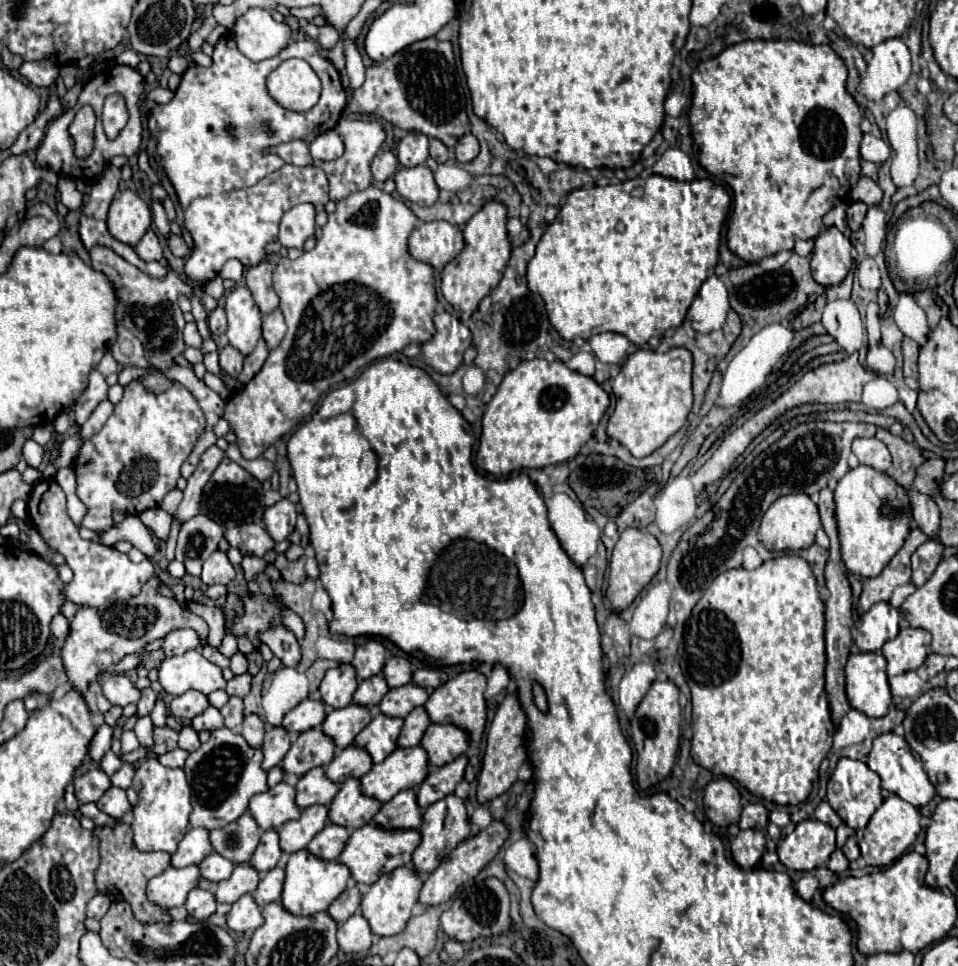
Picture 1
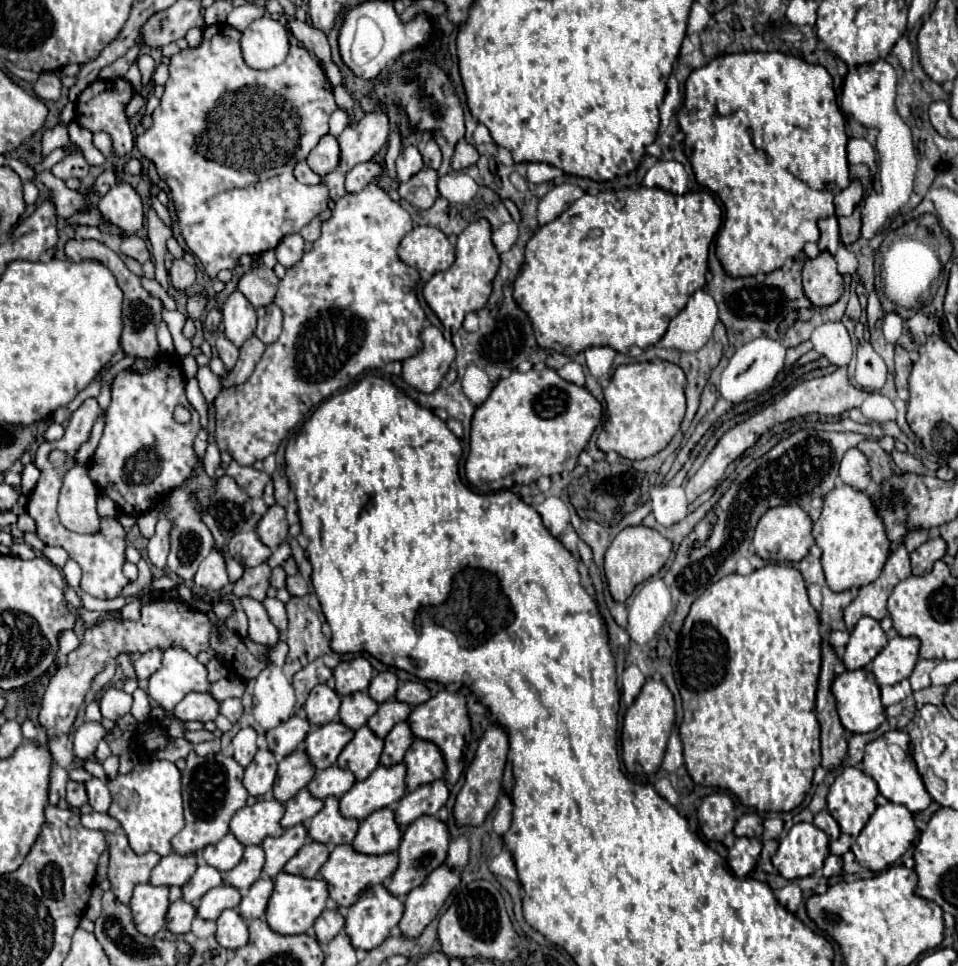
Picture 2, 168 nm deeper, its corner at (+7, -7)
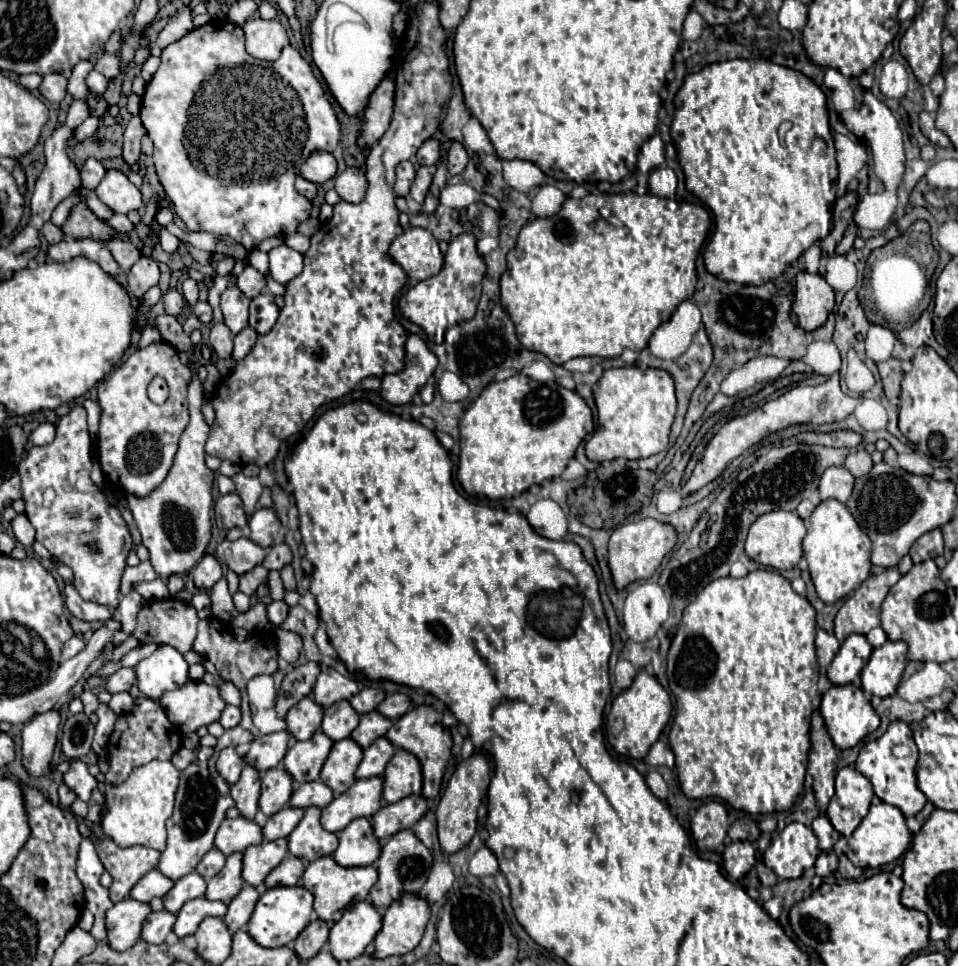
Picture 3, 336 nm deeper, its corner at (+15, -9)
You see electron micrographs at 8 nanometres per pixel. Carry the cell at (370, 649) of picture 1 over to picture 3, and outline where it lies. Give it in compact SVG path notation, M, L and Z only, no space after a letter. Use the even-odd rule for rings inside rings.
M334 668L324 670L314 686L314 702L320 706L332 706L338 700L350 700L358 692L358 684L336 672Z

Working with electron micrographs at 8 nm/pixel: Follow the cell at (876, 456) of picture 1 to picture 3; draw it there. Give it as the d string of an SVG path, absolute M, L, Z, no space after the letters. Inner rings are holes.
M828 468L822 478L820 478L820 500L828 500L828 498L836 498L838 502L846 502L852 494L854 488L854 476L844 468Z

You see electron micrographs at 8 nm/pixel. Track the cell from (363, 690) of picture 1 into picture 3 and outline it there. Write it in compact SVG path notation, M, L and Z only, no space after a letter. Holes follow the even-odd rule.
M340 700L332 706L328 706L324 710L324 718L322 718L322 726L320 730L334 742L344 740L350 736L350 732L358 726L360 716L354 712L354 708L350 706L348 700Z

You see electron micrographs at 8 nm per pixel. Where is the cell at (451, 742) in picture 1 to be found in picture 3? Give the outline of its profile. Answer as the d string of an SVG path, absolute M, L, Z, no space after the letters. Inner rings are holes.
M398 748L392 760L386 764L382 800L394 804L404 796L414 796L422 792L422 768L414 754Z

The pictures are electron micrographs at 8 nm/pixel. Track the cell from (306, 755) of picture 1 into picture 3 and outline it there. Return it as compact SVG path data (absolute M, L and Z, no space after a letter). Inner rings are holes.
M272 768L262 774L262 792L258 800L258 808L264 816L272 816L280 812L284 806L288 806L288 800L292 796L292 778L284 768Z

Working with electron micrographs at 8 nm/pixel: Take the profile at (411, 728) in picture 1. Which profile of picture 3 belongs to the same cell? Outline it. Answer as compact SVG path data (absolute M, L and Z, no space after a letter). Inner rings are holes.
M380 738L372 746L364 750L364 758L356 770L356 778L372 778L372 776L382 776L388 760L394 754L394 746L386 740Z

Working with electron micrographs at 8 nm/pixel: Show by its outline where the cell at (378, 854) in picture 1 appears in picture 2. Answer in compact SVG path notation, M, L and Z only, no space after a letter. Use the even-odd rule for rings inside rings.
M344 844L344 846L336 846L330 852L330 858L320 868L320 874L328 882L330 898L334 898L338 906L352 906L356 902L356 898L360 898L360 894L364 890L368 890L368 886L384 884L394 874L396 866L398 866L398 854L394 854L394 852L372 856L372 854L362 854L362 852L354 850L352 844Z

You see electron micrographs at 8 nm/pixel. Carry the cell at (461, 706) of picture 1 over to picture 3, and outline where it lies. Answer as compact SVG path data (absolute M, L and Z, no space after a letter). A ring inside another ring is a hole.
M418 706L408 714L400 716L400 720L396 720L396 732L394 732L394 724L386 732L386 738L396 748L404 748L406 752L412 752L422 764L422 796L426 800L432 800L438 796L446 762L450 758L450 748L452 748L452 738L450 734L446 734L446 728L442 726L440 720L442 720L442 714L436 712L432 706Z

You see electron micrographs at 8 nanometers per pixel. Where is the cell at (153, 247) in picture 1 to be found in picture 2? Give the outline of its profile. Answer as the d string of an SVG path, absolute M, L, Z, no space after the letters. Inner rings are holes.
M124 236L122 238L122 246L120 246L120 252L124 256L130 256L134 260L138 260L140 264L144 264L148 258L150 258L150 252L146 248L146 242L138 236Z

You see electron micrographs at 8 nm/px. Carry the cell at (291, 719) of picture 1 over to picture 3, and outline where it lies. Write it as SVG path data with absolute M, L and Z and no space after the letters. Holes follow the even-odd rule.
M286 730L266 734L266 736L258 736L252 742L244 760L250 766L254 766L260 774L264 774L266 770L278 766L284 760L284 754L288 750L288 740L290 740L290 736Z

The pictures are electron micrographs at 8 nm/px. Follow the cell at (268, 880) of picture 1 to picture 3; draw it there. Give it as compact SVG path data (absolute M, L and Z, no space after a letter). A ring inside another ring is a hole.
M244 884L242 890L238 892L238 896L228 904L228 912L222 918L230 932L238 932L238 930L246 928L256 902L258 902L256 888L252 888L250 884Z

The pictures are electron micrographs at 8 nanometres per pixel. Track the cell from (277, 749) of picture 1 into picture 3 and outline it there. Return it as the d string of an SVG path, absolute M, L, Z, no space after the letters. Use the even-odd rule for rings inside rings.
M244 766L240 780L230 788L230 796L236 802L240 816L254 820L258 812L258 796L260 796L260 774L252 766Z

